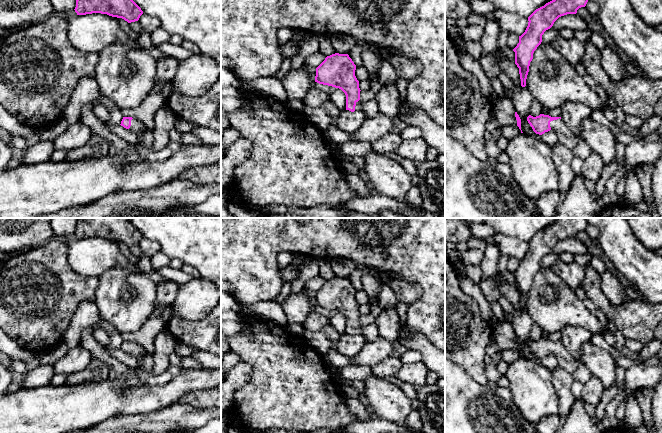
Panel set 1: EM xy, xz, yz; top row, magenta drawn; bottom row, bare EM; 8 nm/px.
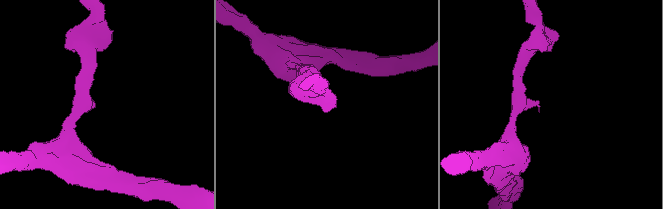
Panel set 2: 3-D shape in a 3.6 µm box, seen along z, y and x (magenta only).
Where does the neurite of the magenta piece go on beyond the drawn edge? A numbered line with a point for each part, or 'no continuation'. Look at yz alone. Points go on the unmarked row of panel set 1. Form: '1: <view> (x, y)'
1: yz (565, 360)

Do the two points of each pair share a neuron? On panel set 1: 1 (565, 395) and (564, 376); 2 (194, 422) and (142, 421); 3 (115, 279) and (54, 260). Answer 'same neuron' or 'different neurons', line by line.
1: same neuron
2: same neuron
3: different neurons

